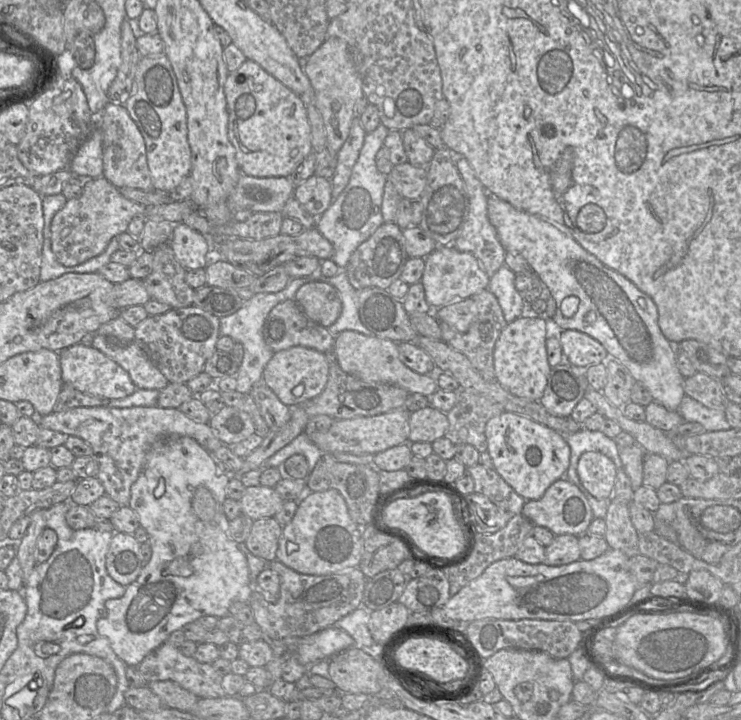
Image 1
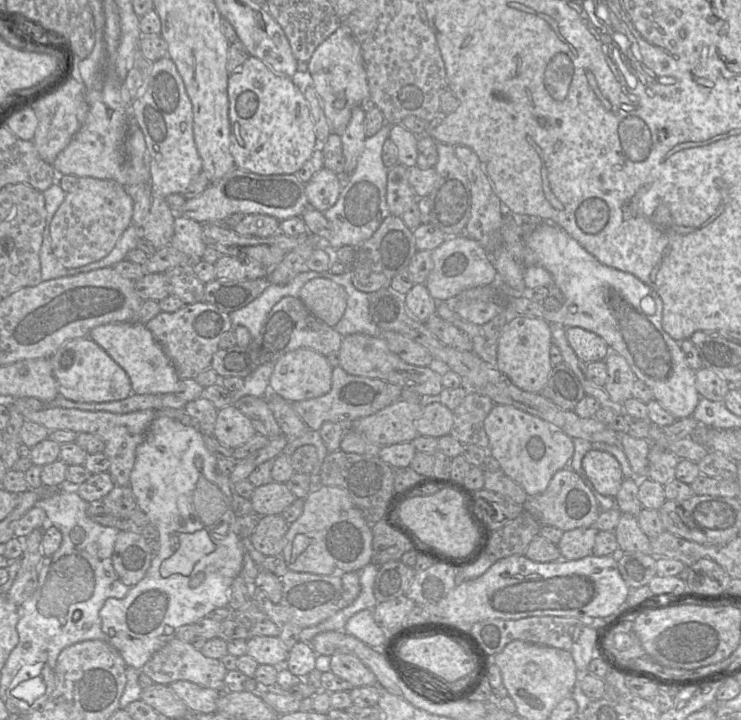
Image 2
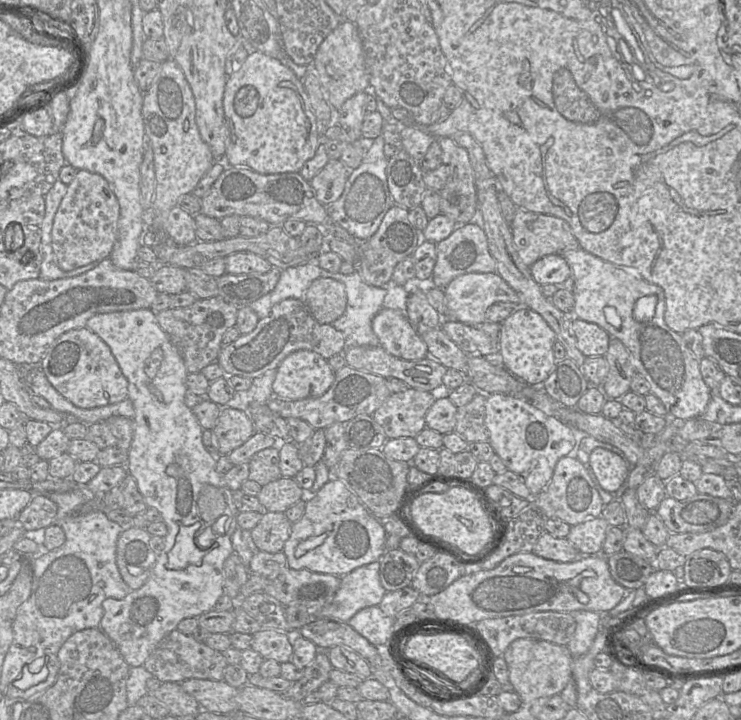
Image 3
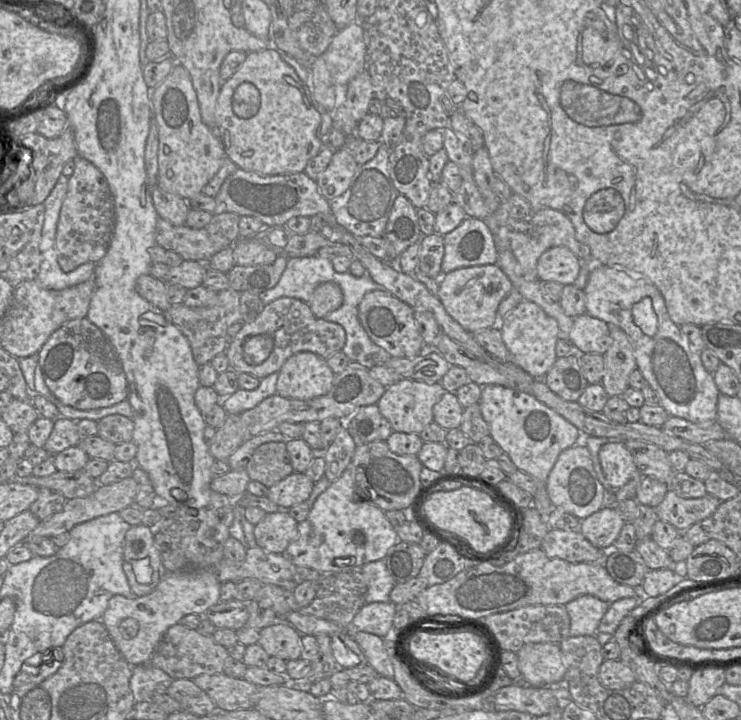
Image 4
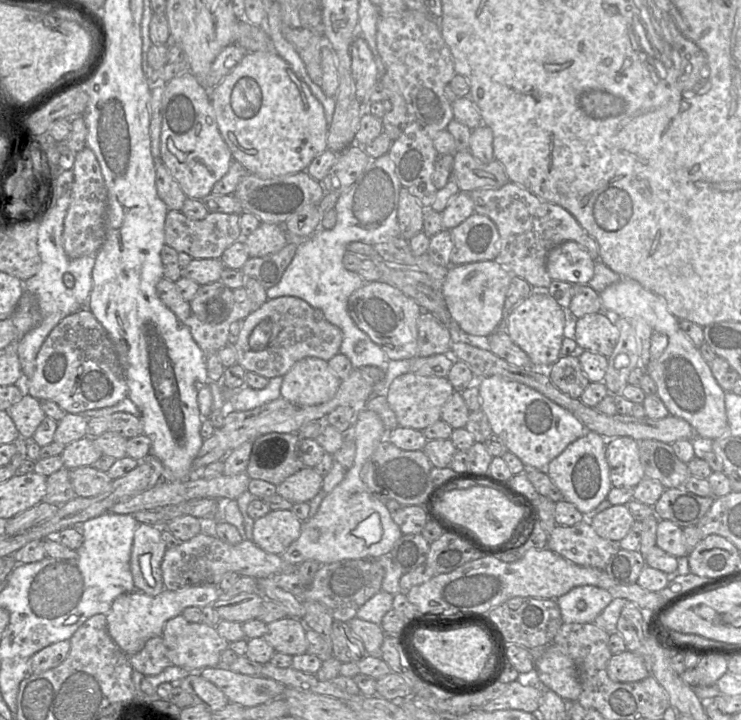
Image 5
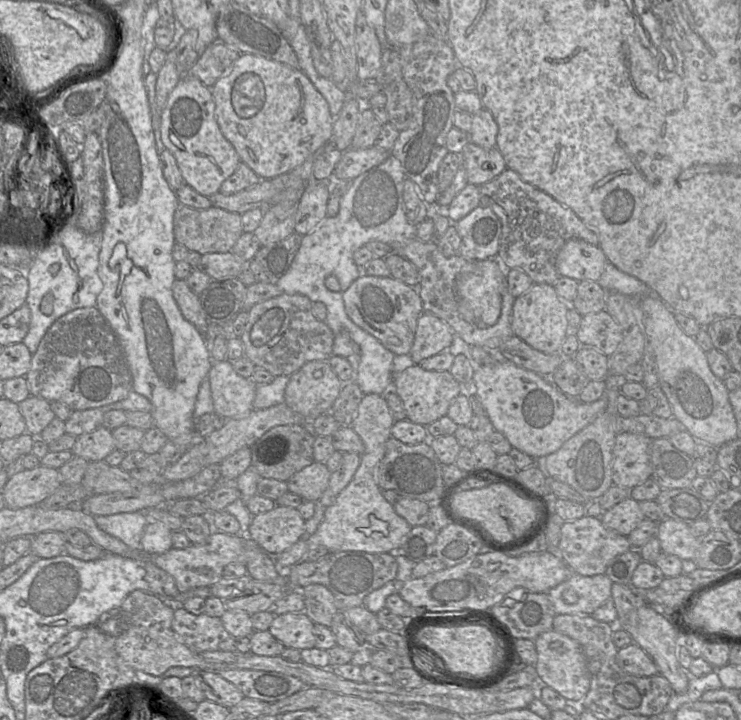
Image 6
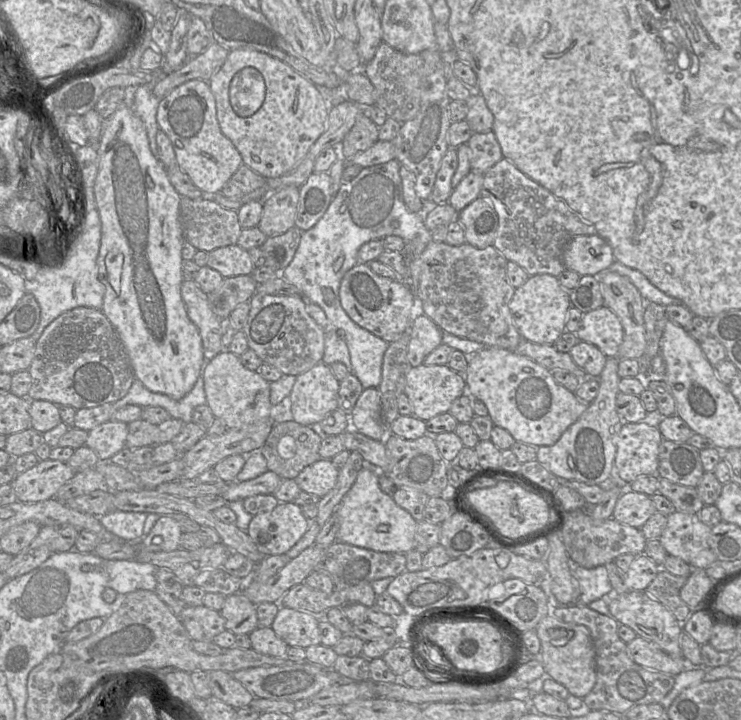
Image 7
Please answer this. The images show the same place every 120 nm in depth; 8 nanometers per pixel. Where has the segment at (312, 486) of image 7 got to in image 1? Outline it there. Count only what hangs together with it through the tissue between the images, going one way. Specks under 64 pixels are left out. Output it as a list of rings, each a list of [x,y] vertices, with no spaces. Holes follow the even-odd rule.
[[[259,485],[246,487],[239,503],[241,514],[257,520],[274,517],[281,509],[284,501],[274,487]]]

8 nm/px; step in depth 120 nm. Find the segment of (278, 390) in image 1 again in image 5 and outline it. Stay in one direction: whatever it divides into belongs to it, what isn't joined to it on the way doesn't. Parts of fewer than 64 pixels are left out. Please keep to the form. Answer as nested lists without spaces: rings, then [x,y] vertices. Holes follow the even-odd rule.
[[[306,357],[283,376],[281,397],[304,406],[322,404],[336,394],[341,380],[320,358]]]

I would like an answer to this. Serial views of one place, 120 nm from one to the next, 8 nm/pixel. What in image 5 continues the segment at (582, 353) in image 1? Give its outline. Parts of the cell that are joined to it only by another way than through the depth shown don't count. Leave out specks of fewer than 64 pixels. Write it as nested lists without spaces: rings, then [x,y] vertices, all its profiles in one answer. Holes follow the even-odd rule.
[[[603,311],[586,314],[574,323],[574,340],[585,350],[606,357],[613,352],[619,330]]]

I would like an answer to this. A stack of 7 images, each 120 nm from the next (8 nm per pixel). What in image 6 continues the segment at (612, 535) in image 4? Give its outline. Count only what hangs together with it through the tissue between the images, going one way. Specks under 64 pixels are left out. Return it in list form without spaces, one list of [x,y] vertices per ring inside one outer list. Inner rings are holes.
[[[630,496],[614,505],[600,516],[603,525],[624,536],[628,536],[645,518],[639,502]]]

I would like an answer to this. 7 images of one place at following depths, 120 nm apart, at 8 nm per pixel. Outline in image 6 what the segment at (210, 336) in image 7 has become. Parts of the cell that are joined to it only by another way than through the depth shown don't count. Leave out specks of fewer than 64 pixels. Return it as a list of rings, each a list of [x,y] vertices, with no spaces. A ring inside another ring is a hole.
[[[175,279],[172,285],[173,297],[184,318],[193,324],[205,337],[209,323],[200,305],[199,295],[193,293],[185,280]]]

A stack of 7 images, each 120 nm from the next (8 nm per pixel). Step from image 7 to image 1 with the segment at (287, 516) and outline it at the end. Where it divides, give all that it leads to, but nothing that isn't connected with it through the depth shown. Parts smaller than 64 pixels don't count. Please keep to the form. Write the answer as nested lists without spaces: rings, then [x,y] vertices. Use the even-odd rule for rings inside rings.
[[[274,517],[254,520],[250,534],[245,540],[248,550],[267,562],[275,560],[282,528]]]

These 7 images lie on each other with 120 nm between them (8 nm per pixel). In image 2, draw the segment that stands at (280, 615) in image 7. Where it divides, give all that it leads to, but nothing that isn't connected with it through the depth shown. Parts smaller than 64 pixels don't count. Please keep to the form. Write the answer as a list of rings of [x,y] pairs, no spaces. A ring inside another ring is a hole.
[[[255,636],[247,640],[247,655],[258,664],[283,666],[288,651],[279,636]]]

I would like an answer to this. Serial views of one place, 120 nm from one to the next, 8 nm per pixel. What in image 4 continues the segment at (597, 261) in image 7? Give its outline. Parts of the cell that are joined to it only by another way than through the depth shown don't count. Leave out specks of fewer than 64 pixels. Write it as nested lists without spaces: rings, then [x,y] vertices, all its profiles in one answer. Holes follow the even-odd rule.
[[[555,246],[546,250],[537,262],[538,279],[542,282],[573,284],[581,268],[579,259],[566,246]]]

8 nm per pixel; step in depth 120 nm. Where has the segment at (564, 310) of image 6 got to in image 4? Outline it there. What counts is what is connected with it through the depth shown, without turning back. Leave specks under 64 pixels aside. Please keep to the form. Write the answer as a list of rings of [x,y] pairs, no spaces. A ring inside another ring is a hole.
[[[523,300],[503,317],[502,338],[510,353],[510,361],[535,379],[543,379],[554,365],[556,343],[559,340],[559,326],[556,319],[536,303]]]

